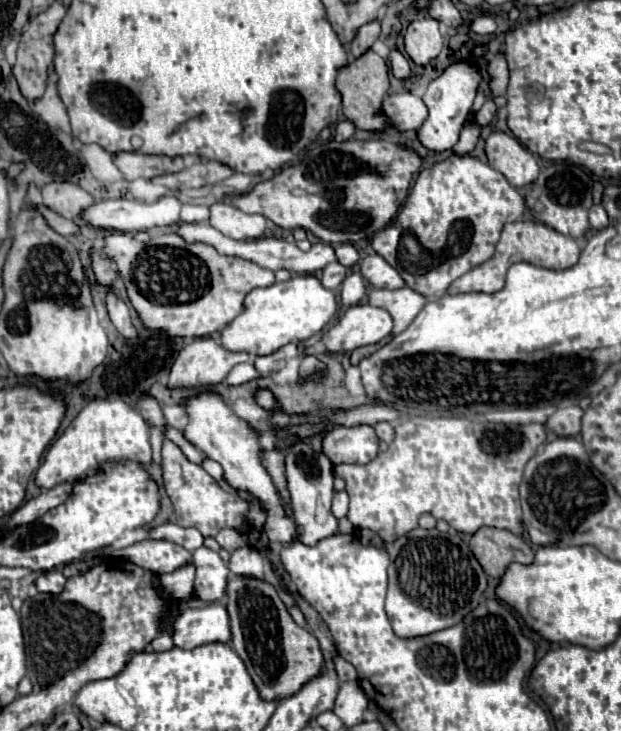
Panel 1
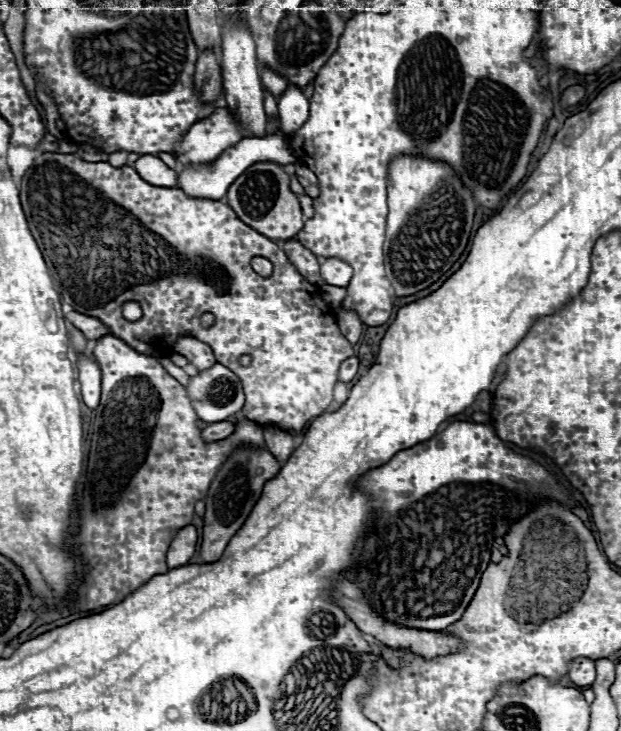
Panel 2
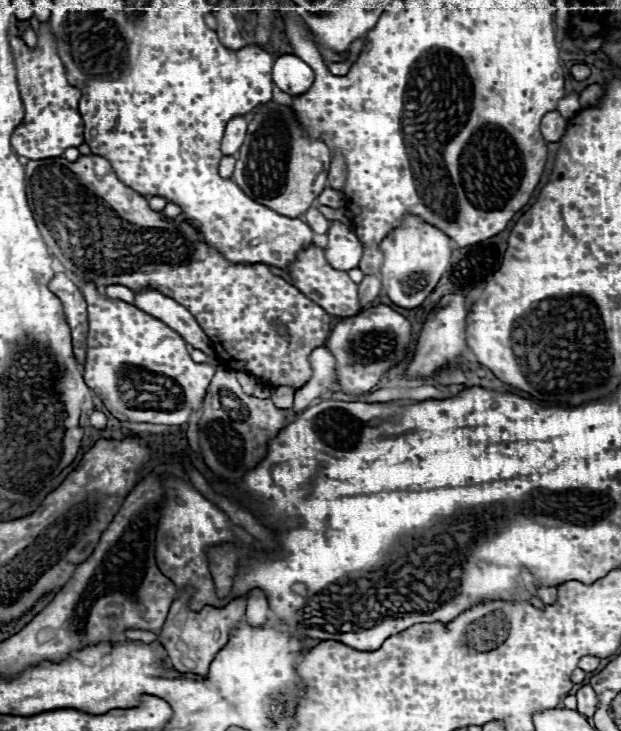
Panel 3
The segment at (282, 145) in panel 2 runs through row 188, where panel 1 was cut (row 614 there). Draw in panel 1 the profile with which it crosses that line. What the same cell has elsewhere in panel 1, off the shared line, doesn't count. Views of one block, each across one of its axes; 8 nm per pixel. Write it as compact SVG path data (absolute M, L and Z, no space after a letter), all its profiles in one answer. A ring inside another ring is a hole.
M206 604L198 608L186 606L180 616L174 620L174 646L182 650L192 650L202 644L210 642L230 642L230 622L228 622L228 612L220 604Z

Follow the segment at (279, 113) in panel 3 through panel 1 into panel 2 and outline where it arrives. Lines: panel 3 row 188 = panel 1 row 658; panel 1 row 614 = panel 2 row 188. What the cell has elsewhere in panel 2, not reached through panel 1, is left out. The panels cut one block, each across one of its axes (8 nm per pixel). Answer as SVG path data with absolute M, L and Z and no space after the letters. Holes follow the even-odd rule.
M278 162L252 164L228 188L228 204L244 224L248 224L250 228L254 228L256 232L268 238L290 240L300 232L300 228L304 228L298 196L290 190L290 174L284 170L284 164Z

